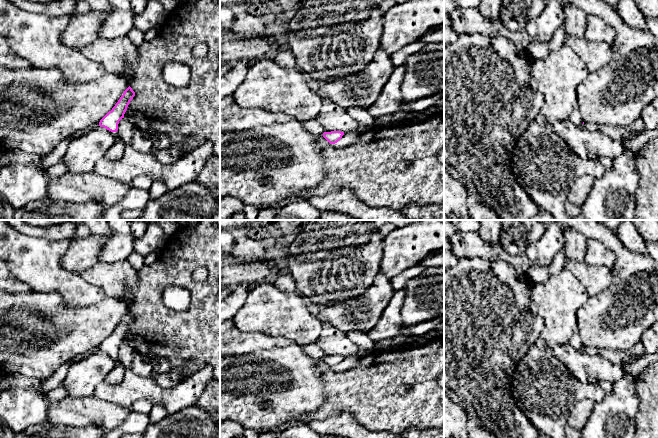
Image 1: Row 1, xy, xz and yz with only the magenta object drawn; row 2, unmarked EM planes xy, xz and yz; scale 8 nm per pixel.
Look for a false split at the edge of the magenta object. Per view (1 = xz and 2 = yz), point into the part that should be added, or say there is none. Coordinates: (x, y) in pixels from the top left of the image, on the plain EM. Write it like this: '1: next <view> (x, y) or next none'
1: next none
2: next none

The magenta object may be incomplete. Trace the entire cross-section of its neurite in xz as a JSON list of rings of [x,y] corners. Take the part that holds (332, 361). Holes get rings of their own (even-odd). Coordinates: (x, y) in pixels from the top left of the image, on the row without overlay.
[[[331,355],[331,356],[324,356],[323,357],[323,361],[330,368],[337,367],[342,362],[343,359],[344,359],[344,356],[341,356],[341,355]]]

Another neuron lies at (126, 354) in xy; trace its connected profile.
[[[122,342],[117,354],[120,363],[126,368],[122,381],[118,384],[104,381],[99,383],[93,396],[123,407],[146,398],[152,403],[149,413],[152,424],[195,404],[213,379],[211,365],[204,366],[188,378],[182,377],[181,367],[165,373],[155,373],[151,378],[143,378],[131,370],[136,355],[137,352],[132,347]]]

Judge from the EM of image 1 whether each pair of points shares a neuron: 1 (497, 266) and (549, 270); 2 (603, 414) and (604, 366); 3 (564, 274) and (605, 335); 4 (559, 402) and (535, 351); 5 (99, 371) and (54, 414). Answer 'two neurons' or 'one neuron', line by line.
1: two neurons
2: two neurons
3: two neurons
4: one neuron
5: two neurons

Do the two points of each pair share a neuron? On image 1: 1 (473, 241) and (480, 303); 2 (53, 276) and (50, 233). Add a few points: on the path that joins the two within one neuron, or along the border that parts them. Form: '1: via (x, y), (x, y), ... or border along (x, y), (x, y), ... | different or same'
1: border along (460, 258), (483, 258), (485, 260) | different
2: border along (28, 235), (50, 240), (70, 239) | different

